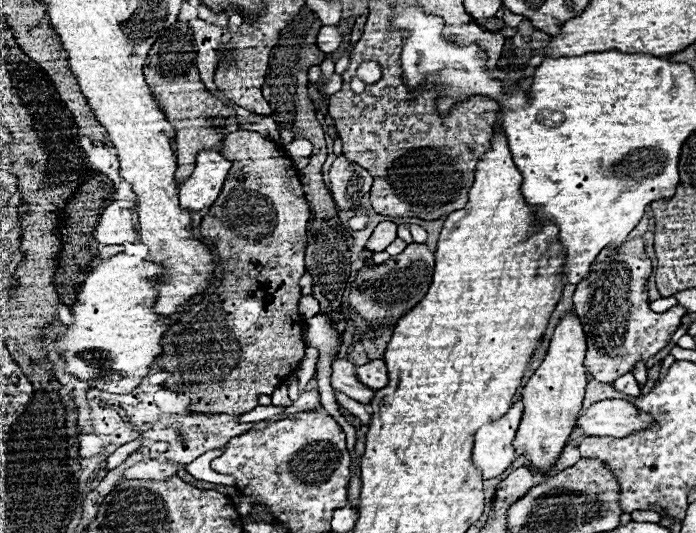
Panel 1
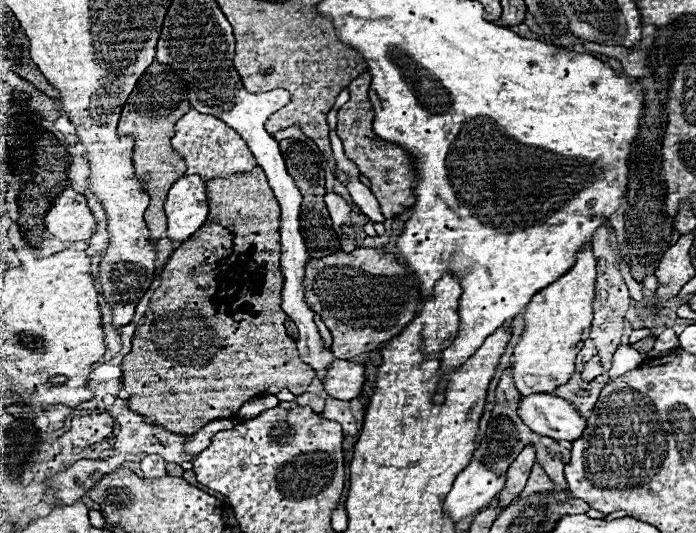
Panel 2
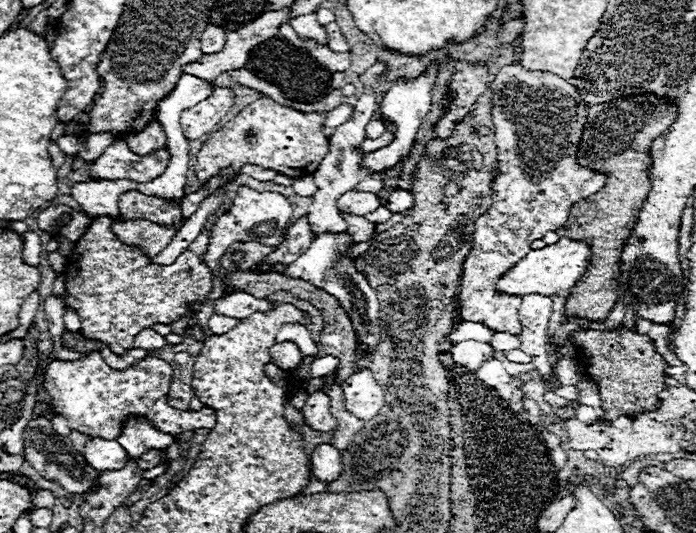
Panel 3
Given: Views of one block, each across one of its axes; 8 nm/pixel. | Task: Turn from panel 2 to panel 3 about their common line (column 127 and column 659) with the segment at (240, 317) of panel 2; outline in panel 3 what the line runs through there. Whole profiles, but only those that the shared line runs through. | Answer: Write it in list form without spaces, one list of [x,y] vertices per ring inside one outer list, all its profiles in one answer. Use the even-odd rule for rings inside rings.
[[[622,328],[614,332],[580,330],[574,334],[574,344],[582,348],[584,370],[598,384],[602,408],[608,414],[608,420],[644,410],[656,410],[656,404],[660,402],[656,394],[666,388],[664,370],[668,364],[654,350],[654,342],[648,336],[638,334],[636,330],[624,332]]]

